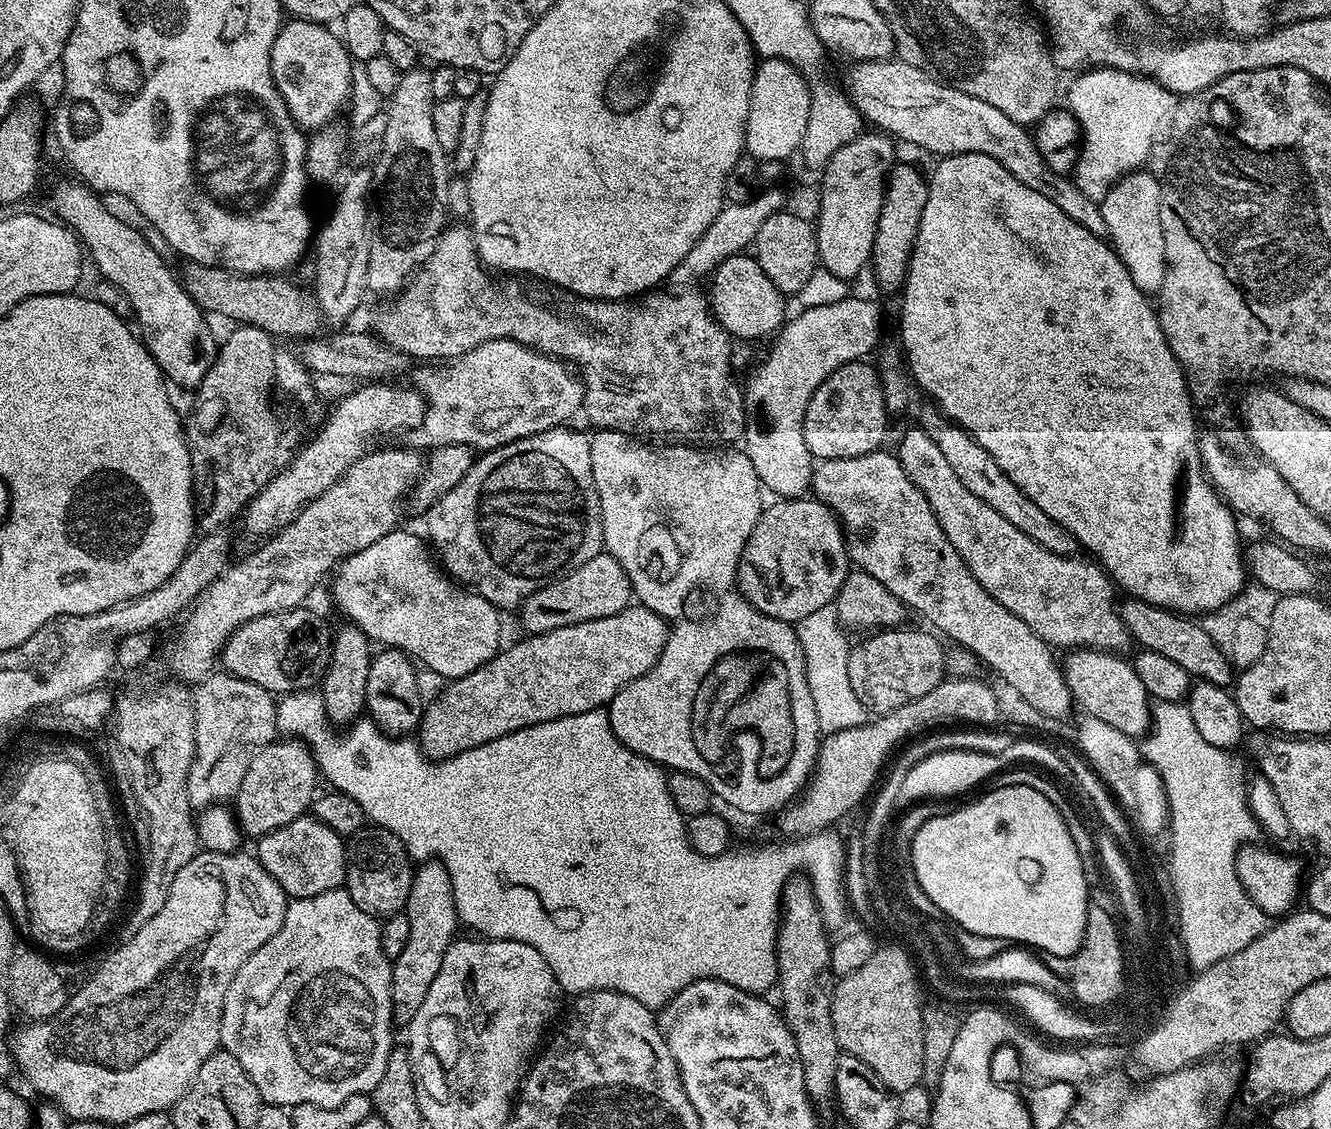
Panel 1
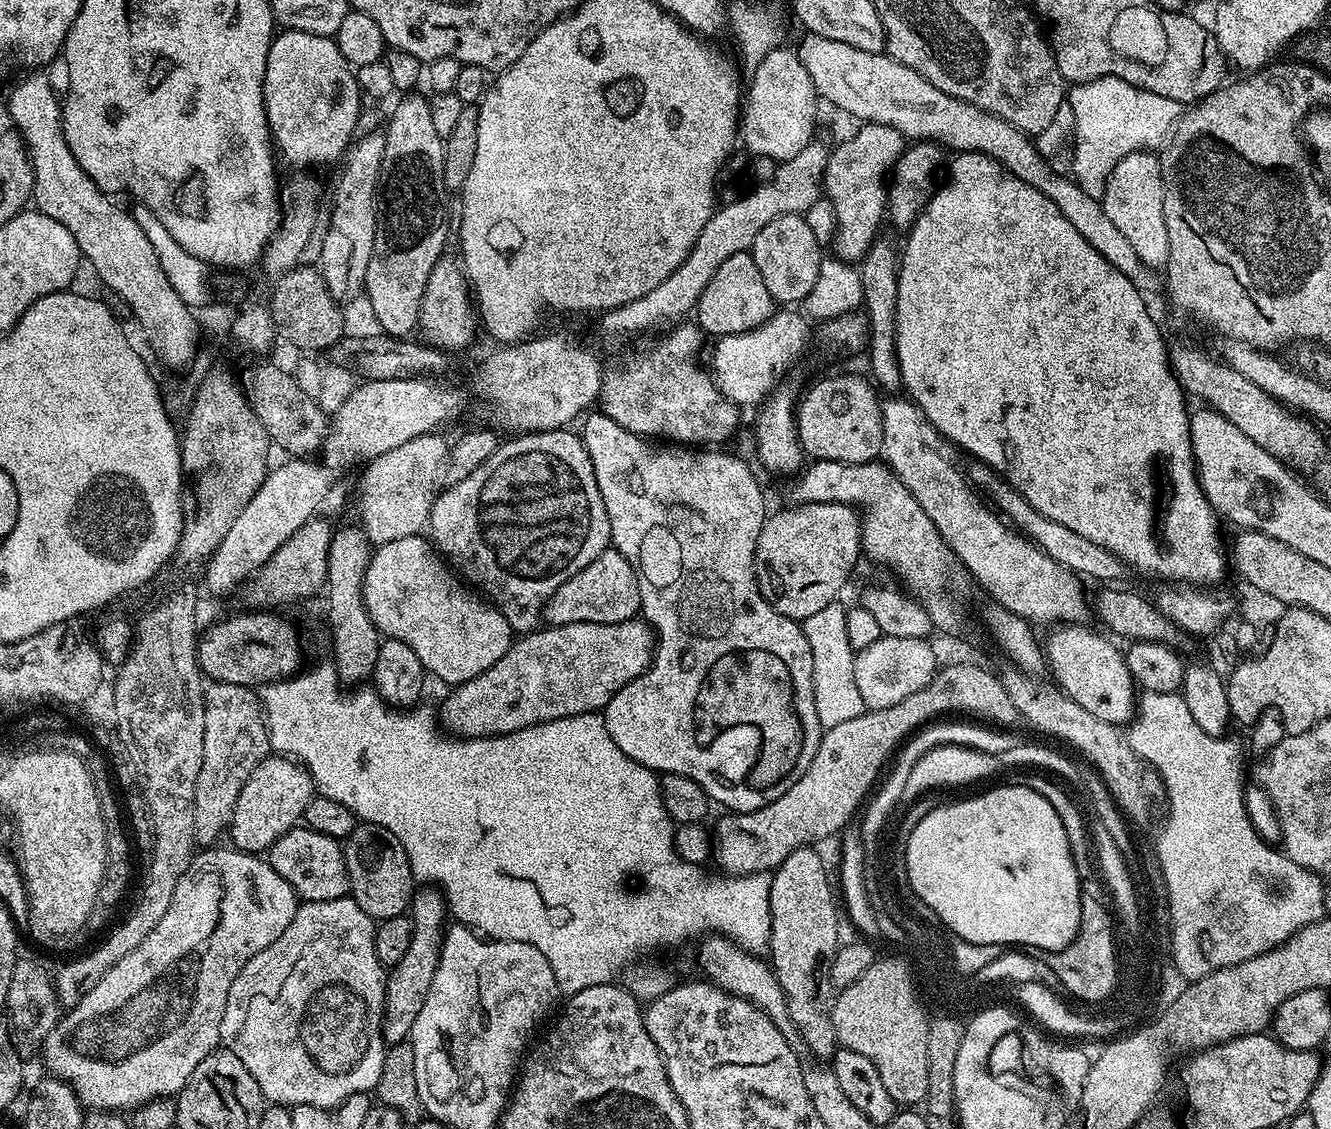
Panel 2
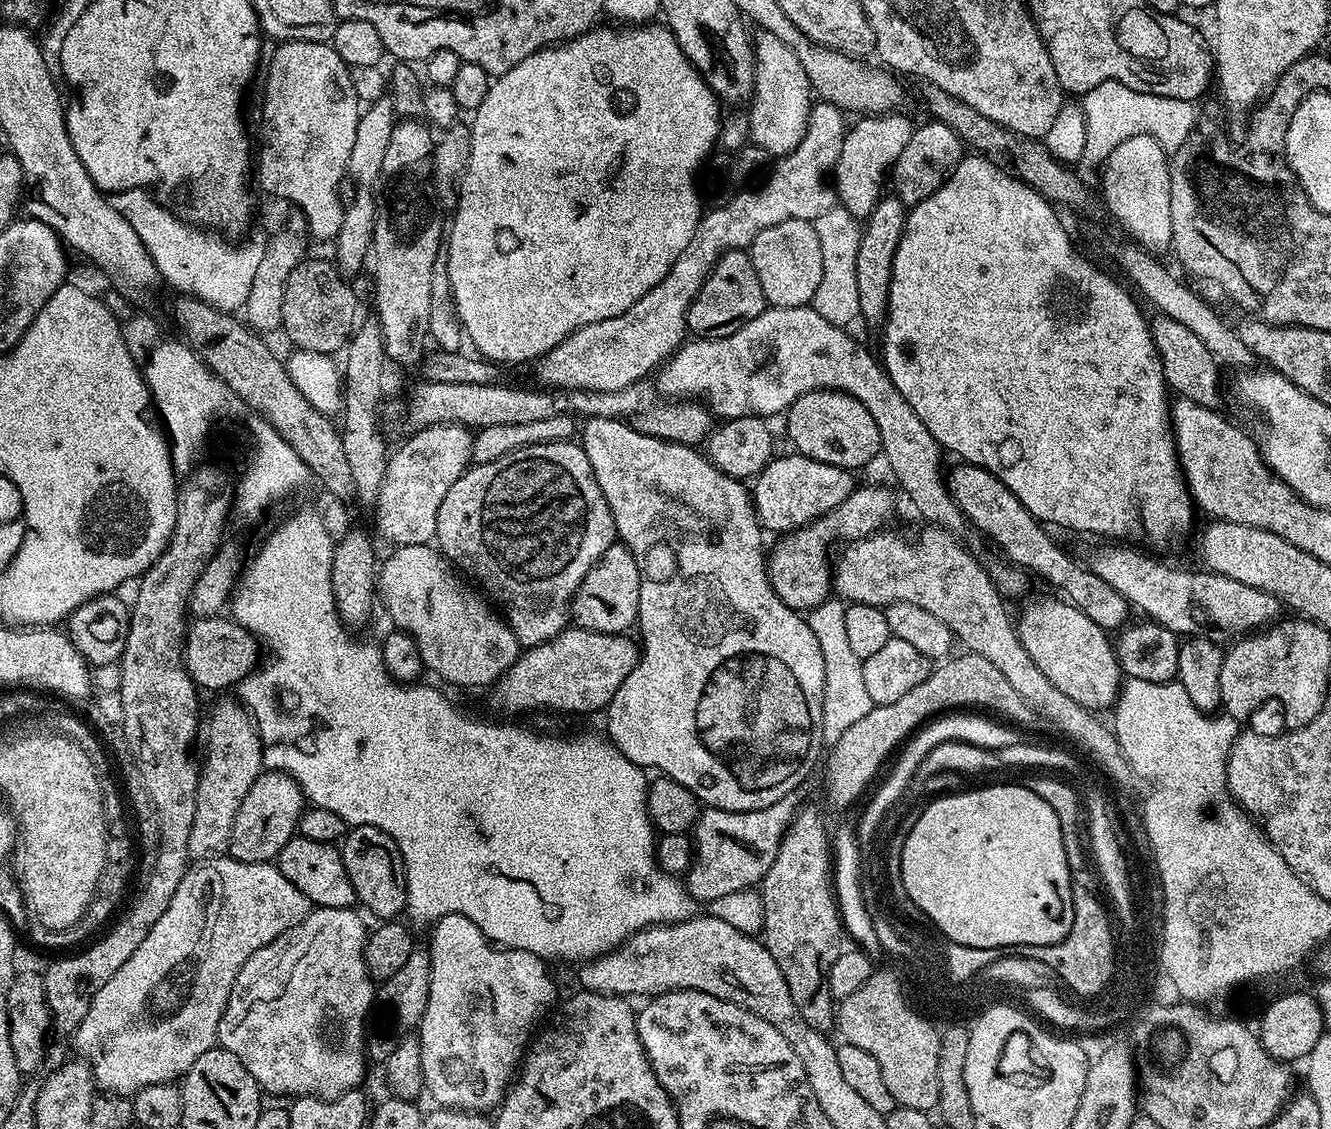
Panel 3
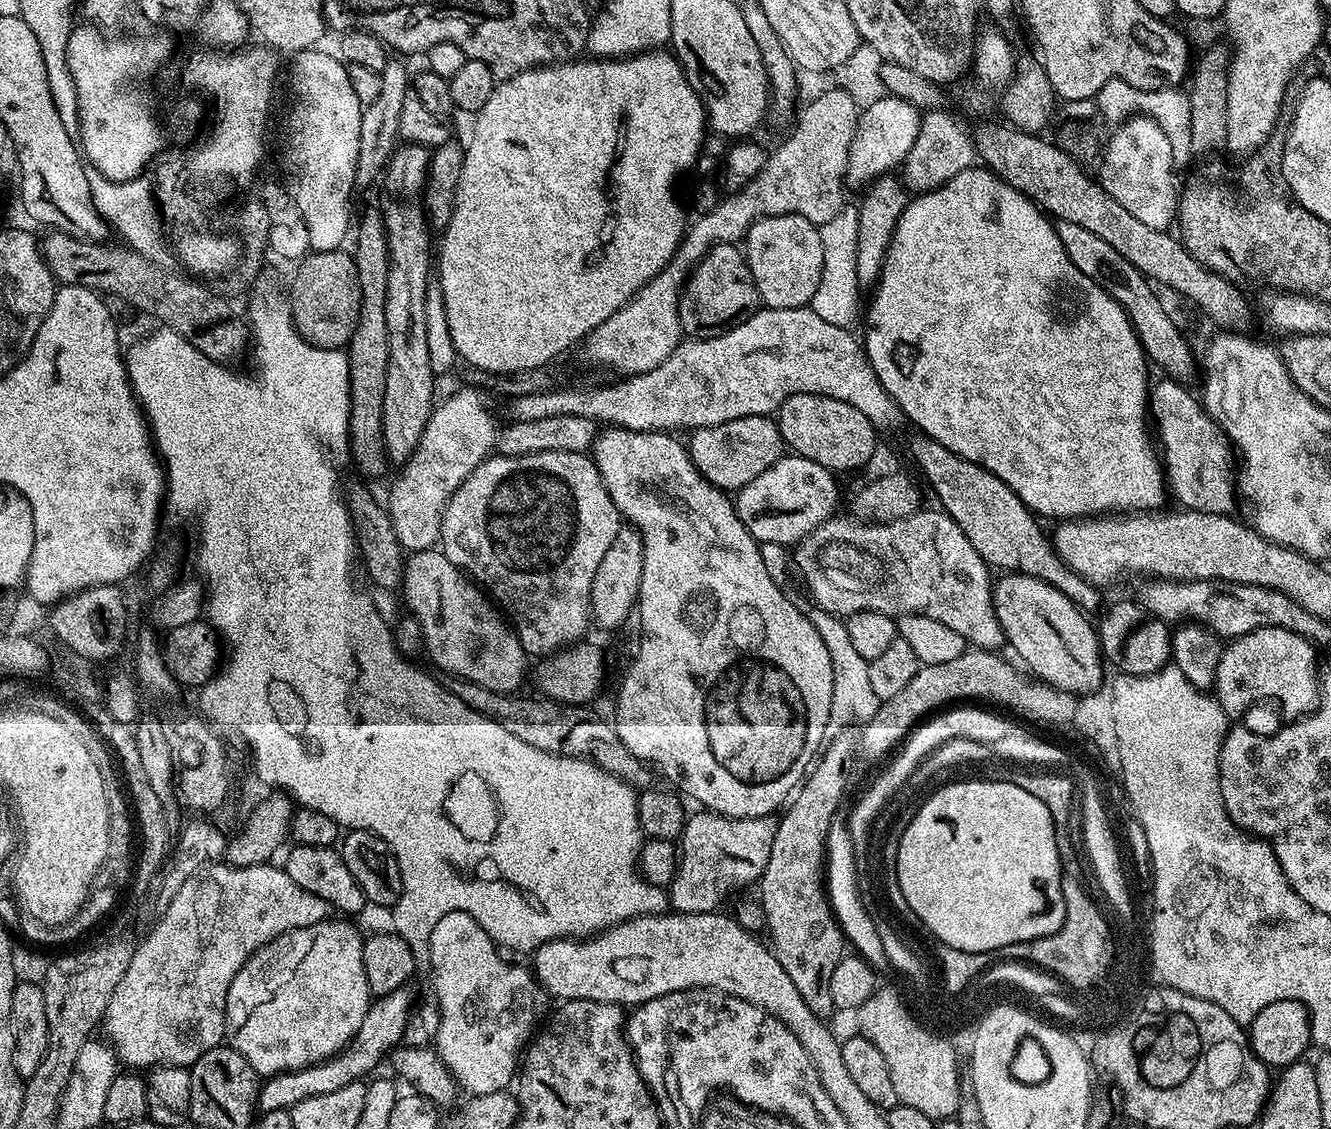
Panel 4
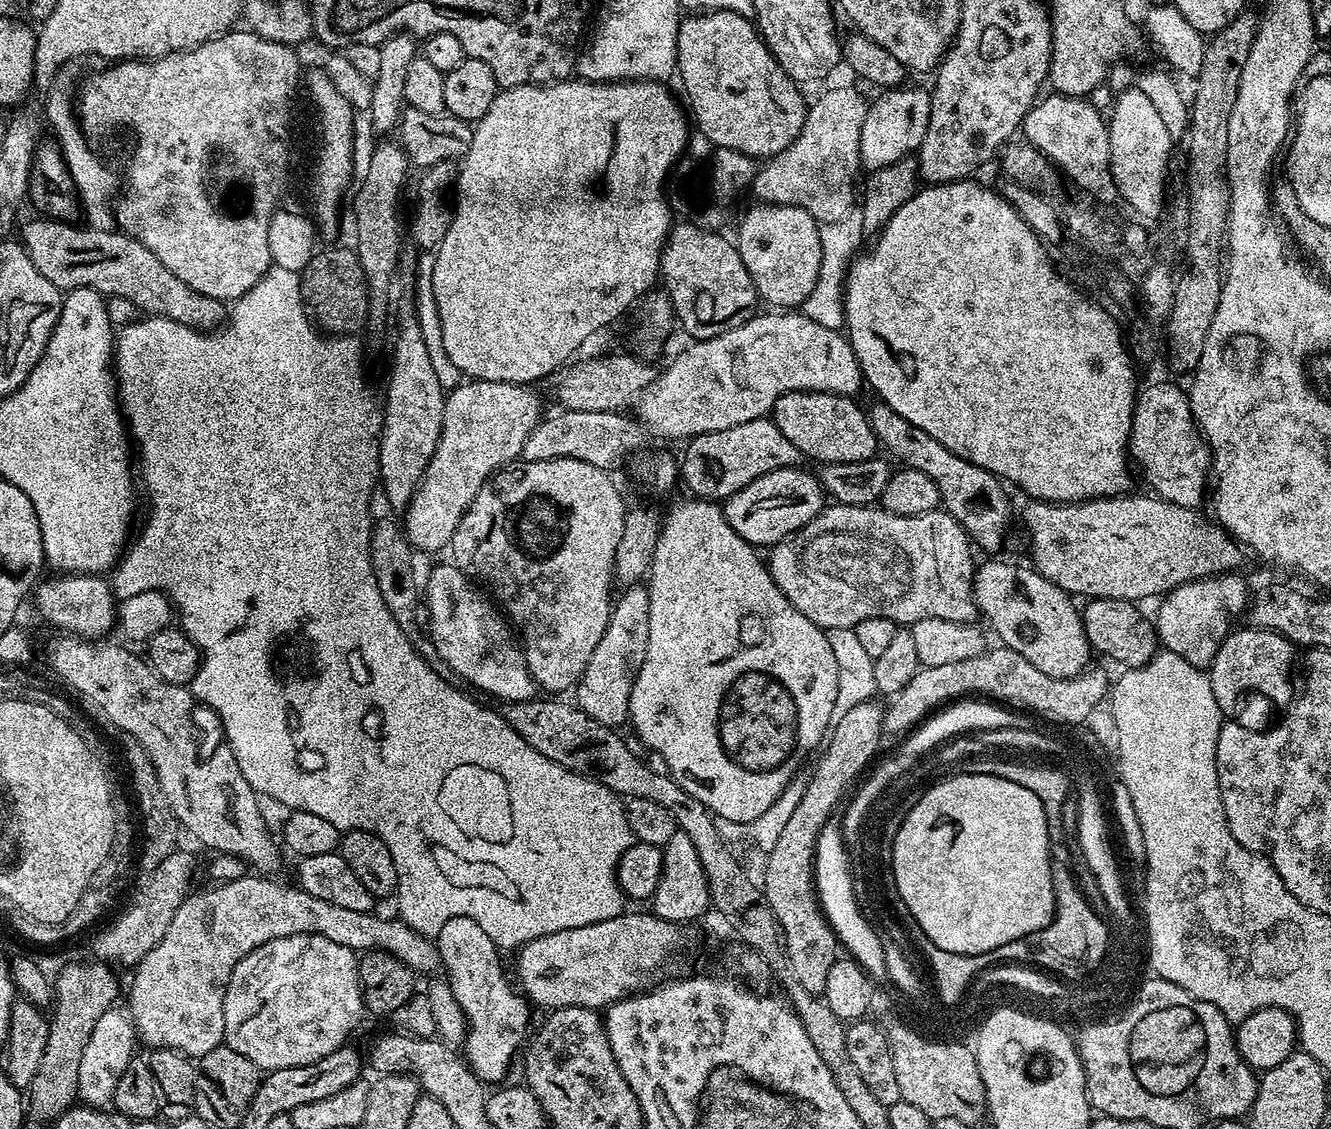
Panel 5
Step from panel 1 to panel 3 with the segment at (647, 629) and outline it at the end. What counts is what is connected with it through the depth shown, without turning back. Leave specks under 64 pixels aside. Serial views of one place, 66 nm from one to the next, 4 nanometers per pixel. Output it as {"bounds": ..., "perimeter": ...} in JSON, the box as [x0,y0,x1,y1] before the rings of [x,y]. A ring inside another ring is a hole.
{"bounds":[496,626,641,712],"perimeter":[[[569,626],[554,638],[521,651],[514,666],[510,666],[507,674],[496,681],[496,700],[508,712],[536,712],[539,708],[545,708],[548,712],[596,712],[599,708],[600,711],[607,709],[618,686],[626,682],[626,674],[630,674],[630,670],[634,670],[640,661],[641,649],[637,641],[632,641],[630,637],[628,634],[602,634]]]}

